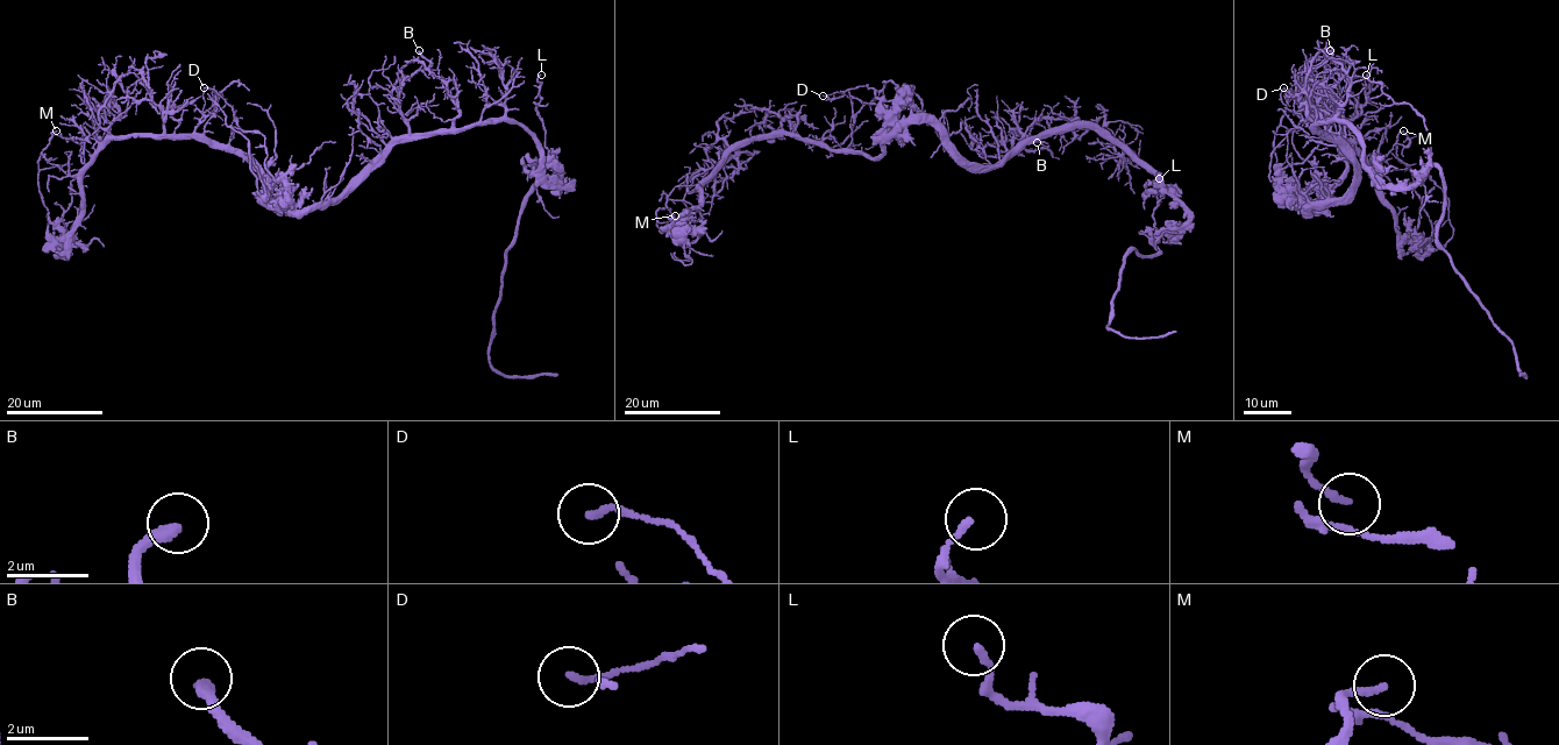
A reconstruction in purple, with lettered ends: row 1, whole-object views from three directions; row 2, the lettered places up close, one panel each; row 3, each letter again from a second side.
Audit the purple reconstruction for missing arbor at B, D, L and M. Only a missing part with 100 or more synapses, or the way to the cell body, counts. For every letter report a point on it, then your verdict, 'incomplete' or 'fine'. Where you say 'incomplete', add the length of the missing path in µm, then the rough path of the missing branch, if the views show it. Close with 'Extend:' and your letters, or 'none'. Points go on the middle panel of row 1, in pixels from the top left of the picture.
B: (1037, 142) | fine
D: (823, 96) | fine
L: (1159, 178) | fine
M: (675, 215) | fine
Extend: none

